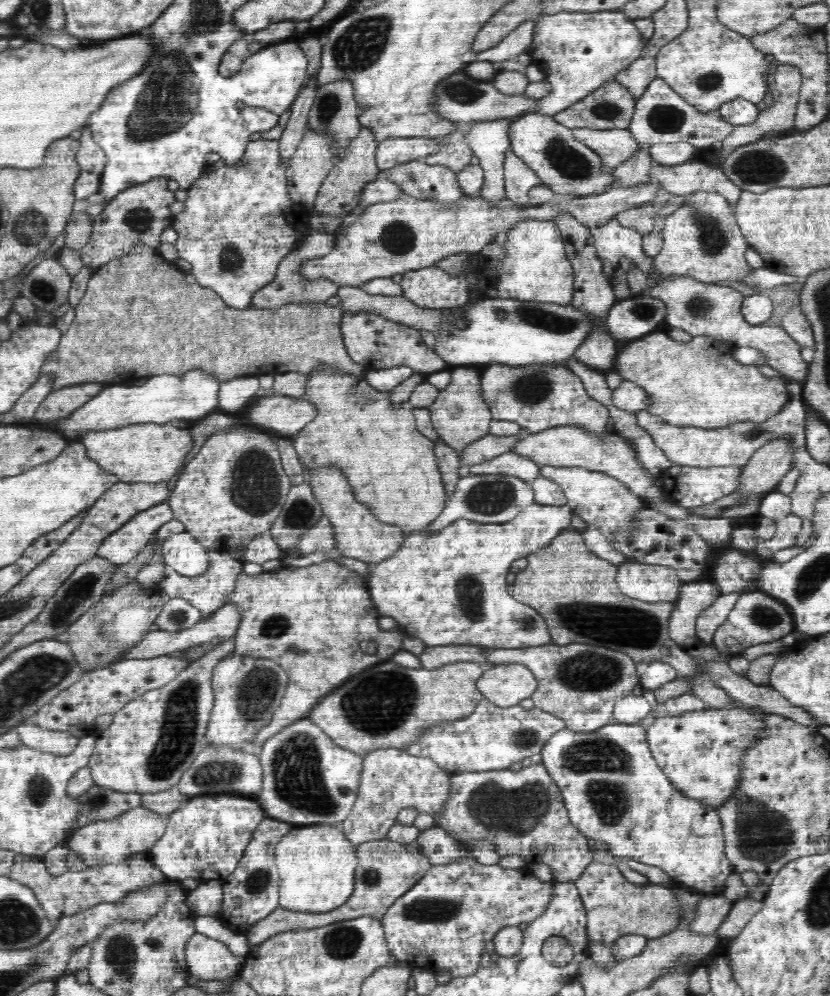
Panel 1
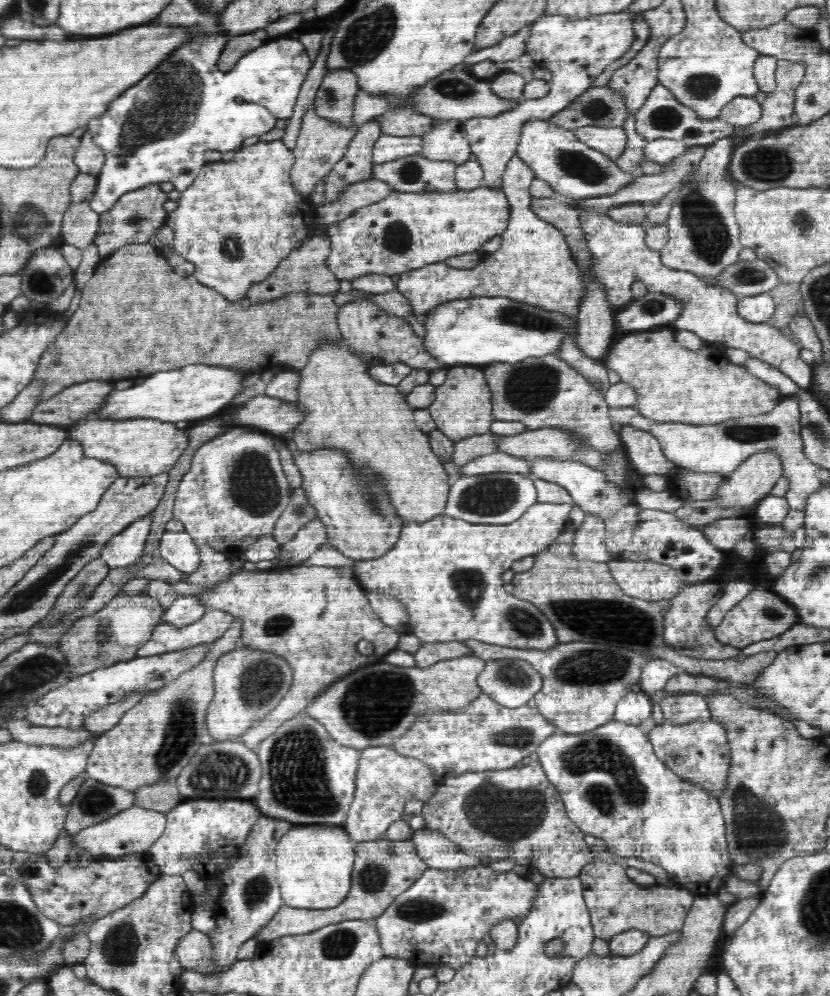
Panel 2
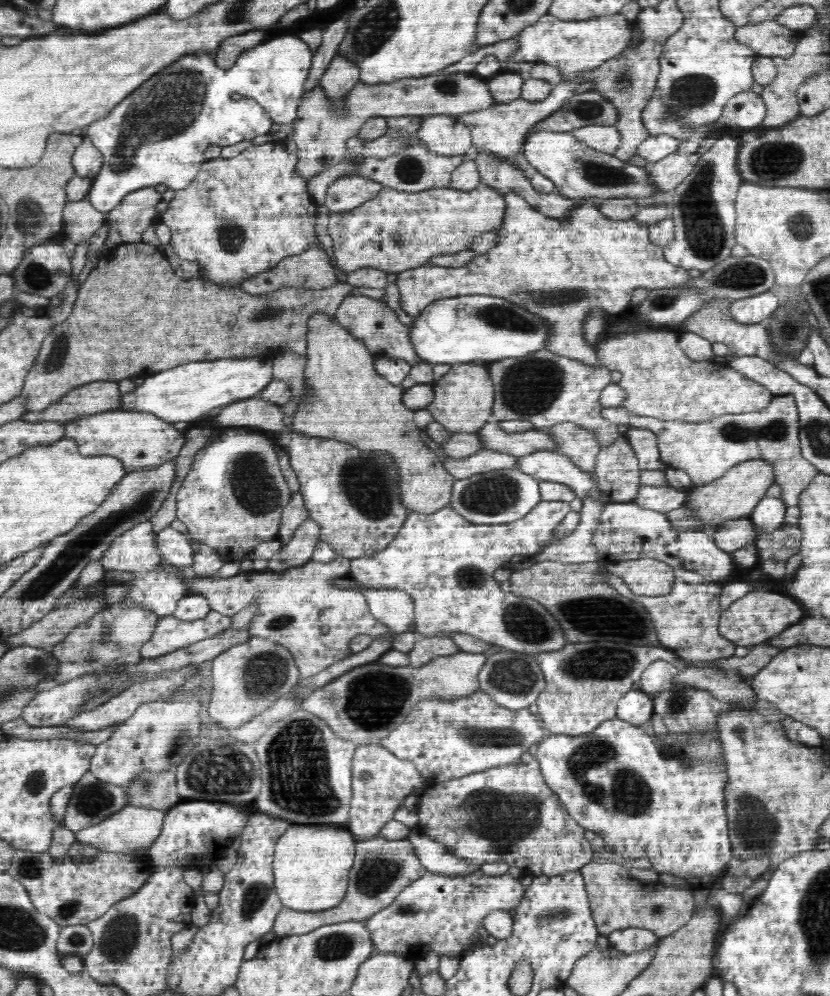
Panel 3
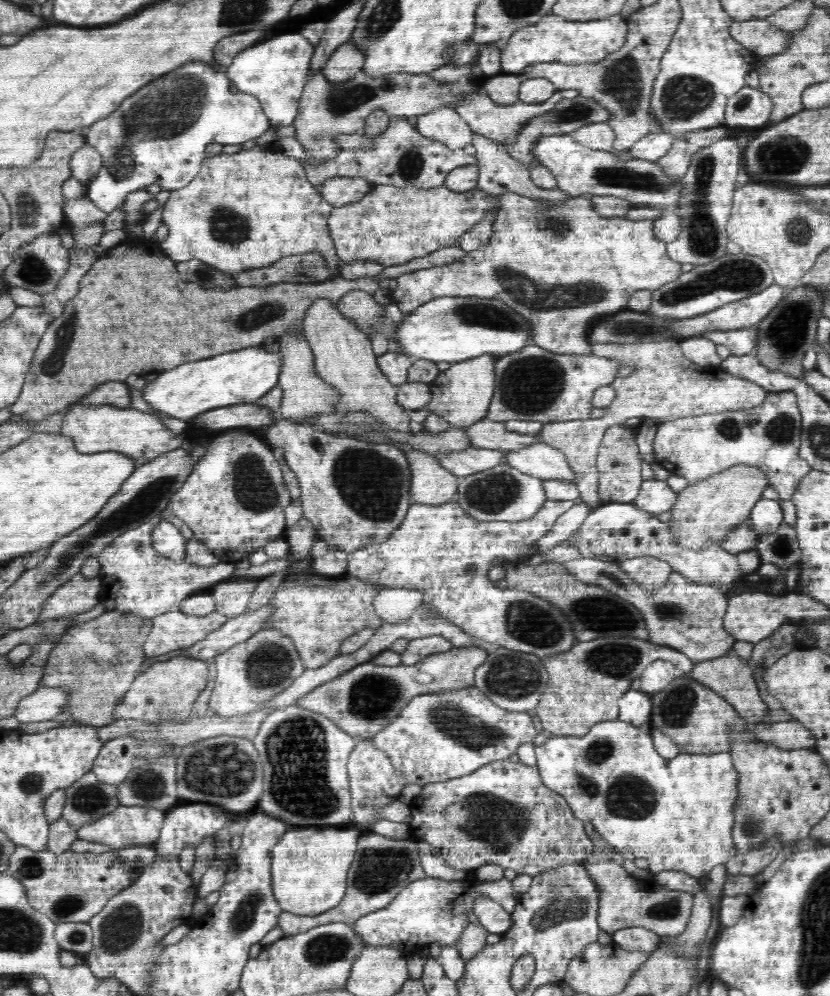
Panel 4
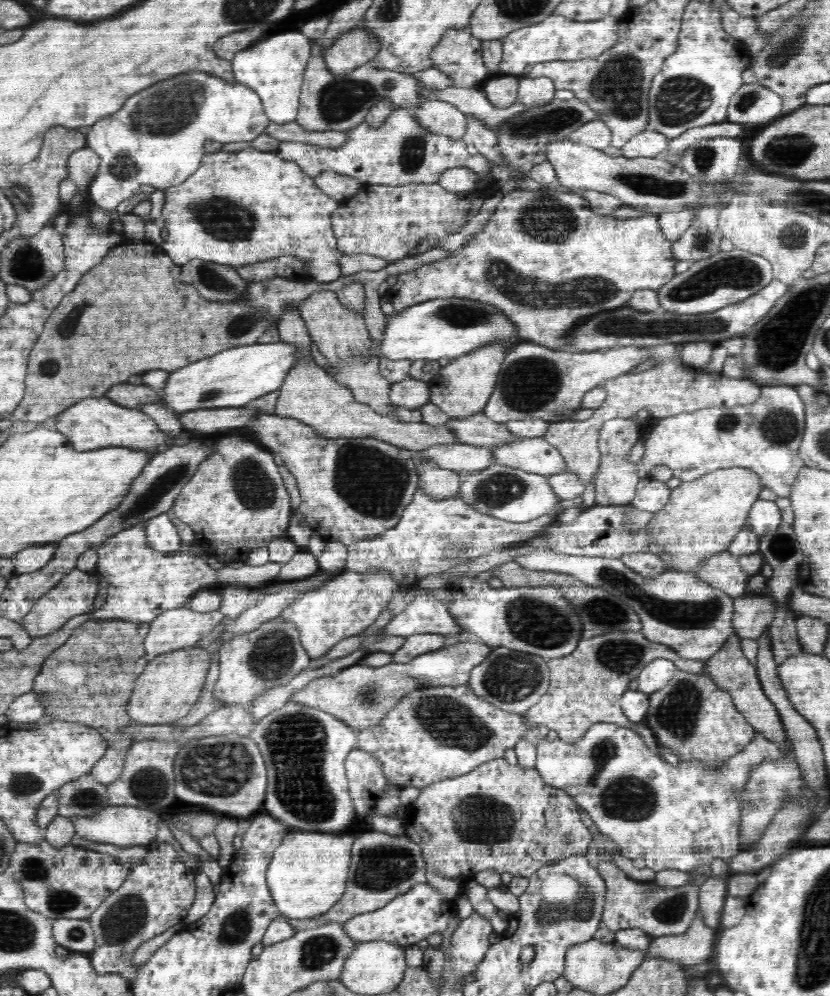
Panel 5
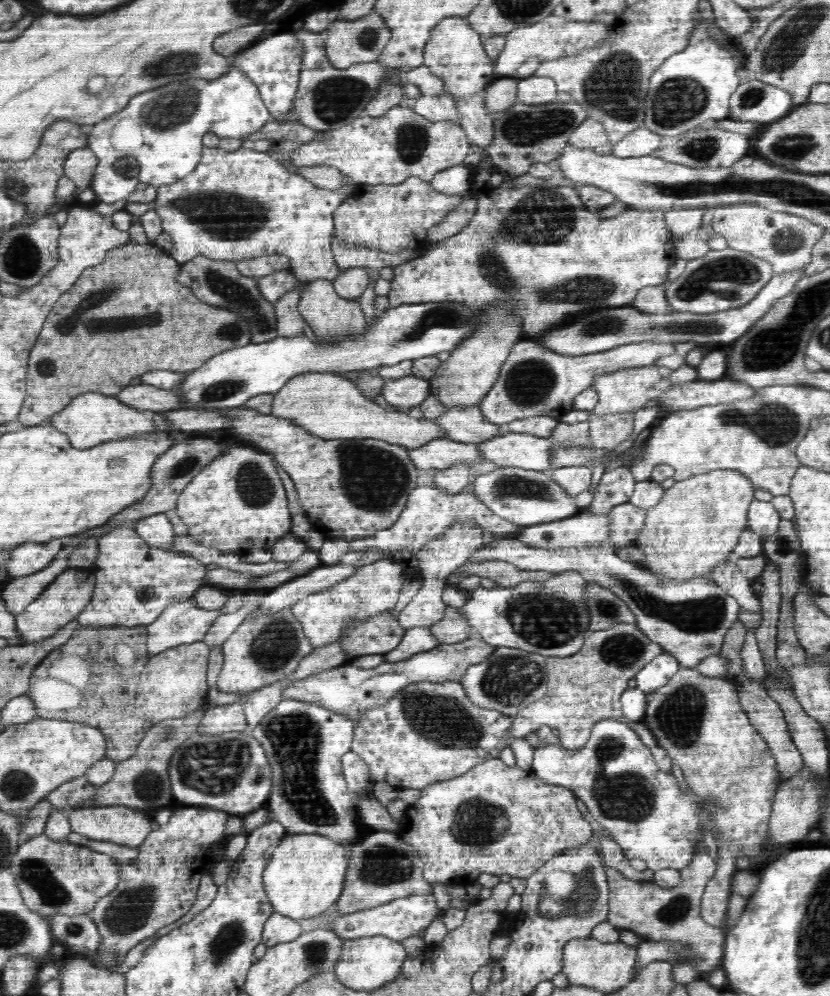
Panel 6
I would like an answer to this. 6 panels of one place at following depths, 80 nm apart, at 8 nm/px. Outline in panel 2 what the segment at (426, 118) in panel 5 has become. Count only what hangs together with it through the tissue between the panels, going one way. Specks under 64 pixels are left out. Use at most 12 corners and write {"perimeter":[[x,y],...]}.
{"perimeter":[[460,120],[434,122],[424,132],[422,155],[470,160],[471,146]]}

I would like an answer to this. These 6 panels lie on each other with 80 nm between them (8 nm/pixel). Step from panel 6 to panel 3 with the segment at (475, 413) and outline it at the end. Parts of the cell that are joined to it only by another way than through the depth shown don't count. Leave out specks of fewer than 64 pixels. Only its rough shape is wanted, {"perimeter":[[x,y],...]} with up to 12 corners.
{"perimeter":[[490,420],[476,434],[484,448],[515,457],[557,450],[546,430],[508,433]]}

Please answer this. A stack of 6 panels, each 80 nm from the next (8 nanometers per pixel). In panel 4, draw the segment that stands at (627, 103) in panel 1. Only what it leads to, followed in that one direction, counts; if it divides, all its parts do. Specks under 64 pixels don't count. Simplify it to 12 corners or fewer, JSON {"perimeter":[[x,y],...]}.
{"perimeter":[[580,96],[530,118],[504,150],[527,167],[540,138],[570,135],[609,113]]}

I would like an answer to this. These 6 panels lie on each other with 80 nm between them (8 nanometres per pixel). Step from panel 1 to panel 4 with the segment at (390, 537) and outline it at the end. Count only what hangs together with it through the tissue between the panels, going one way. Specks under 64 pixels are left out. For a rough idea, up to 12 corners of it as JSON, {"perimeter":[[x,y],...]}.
{"perimeter":[[290,420],[284,448],[304,517],[352,554],[412,503],[406,451]]}

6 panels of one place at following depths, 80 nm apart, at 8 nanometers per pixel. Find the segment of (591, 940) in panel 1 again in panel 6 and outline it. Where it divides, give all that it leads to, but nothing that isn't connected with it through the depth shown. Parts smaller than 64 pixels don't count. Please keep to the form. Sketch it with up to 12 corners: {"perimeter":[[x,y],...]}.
{"perimeter":[[704,842],[664,888],[607,868],[607,921],[676,941],[698,979],[720,968],[726,934],[701,914],[717,870]]}

